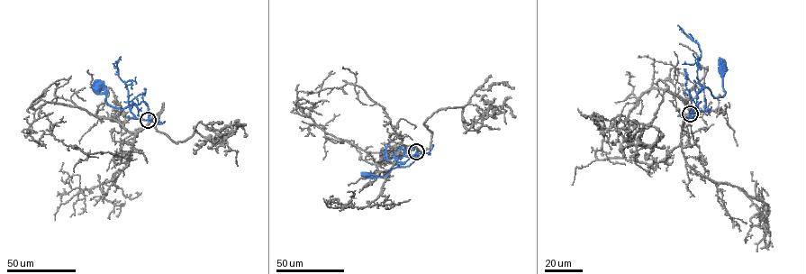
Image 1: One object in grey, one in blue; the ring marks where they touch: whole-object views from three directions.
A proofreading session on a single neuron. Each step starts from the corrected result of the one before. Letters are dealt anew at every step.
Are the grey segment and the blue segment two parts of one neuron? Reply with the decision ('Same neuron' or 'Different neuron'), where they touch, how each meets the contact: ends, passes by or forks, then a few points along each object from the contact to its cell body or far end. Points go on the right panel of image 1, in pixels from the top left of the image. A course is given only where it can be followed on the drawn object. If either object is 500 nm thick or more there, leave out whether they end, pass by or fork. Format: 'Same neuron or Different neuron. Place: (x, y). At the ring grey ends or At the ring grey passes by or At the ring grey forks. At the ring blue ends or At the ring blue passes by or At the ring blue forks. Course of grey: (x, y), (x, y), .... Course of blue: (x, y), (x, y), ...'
Same neuron. Place: (690, 114). At the ring grey ends. At the ring blue passes by. Course of grey: (691, 114), (666, 89), (630, 143), (628, 127), (653, 125), (652, 146), (627, 141), (624, 122), (640, 136). Course of blue: (691, 114), (697, 93), (704, 87), (707, 86), (714, 97), (725, 94), (725, 68), (722, 66)

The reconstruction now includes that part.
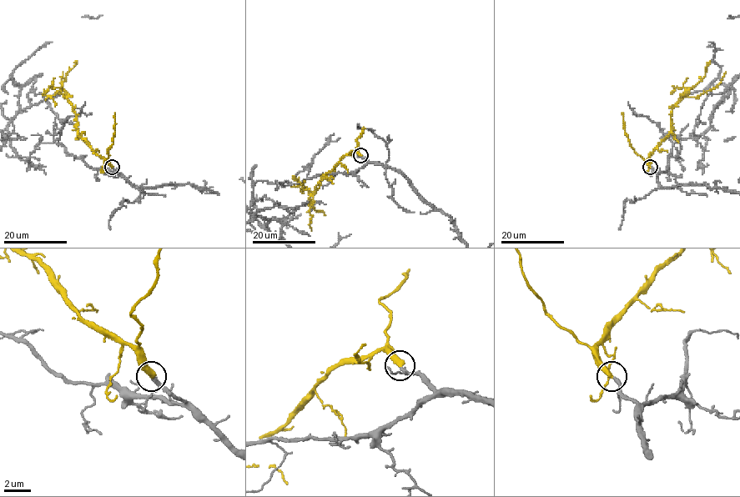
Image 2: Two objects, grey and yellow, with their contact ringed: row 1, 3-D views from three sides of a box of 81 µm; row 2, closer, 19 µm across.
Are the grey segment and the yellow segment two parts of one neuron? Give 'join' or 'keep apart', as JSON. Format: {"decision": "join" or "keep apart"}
{"decision": "join"}

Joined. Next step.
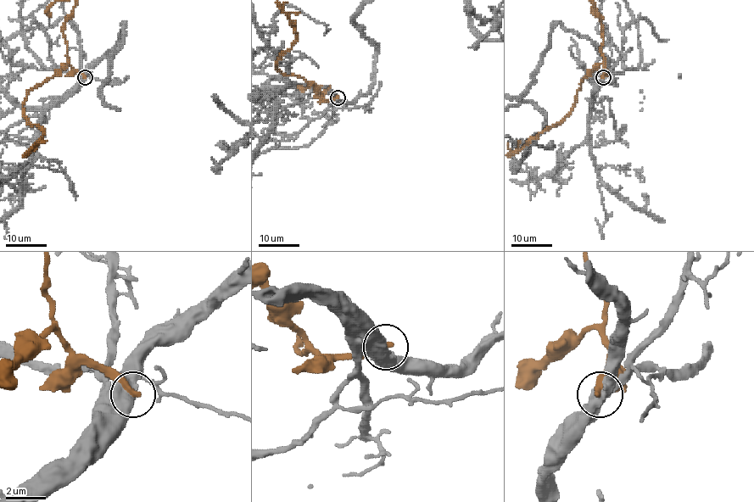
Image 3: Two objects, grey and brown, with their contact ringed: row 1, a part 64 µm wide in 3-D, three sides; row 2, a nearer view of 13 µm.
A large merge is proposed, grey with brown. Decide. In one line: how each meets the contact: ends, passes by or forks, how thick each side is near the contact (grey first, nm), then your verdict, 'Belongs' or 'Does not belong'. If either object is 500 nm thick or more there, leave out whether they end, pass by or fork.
Thickness 600 nm (grey) against 320 nm. Does not belong

